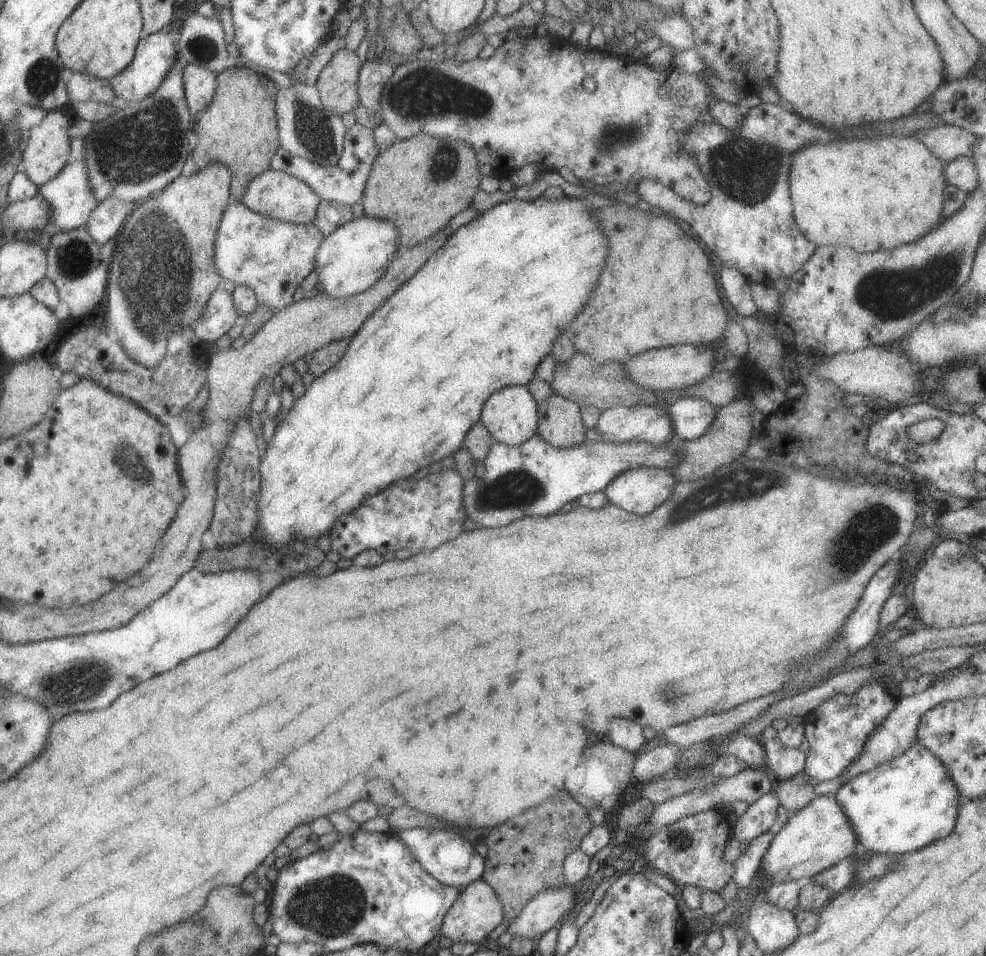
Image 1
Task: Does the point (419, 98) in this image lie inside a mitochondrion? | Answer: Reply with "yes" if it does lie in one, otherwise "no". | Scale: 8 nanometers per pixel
yes

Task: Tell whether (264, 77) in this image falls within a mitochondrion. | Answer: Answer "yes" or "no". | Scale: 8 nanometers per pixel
no

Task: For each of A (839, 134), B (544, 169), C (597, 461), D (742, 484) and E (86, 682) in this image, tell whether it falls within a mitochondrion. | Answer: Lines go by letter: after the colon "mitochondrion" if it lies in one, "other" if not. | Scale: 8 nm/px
A: other
B: other
C: other
D: mitochondrion
E: mitochondrion

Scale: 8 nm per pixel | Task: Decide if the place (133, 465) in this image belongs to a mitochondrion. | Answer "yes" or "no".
yes

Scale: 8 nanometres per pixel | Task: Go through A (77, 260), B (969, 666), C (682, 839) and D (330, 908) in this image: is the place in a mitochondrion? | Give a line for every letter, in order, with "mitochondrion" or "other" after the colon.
A: mitochondrion
B: other
C: mitochondrion
D: mitochondrion

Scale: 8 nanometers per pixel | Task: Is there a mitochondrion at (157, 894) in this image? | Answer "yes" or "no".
no

